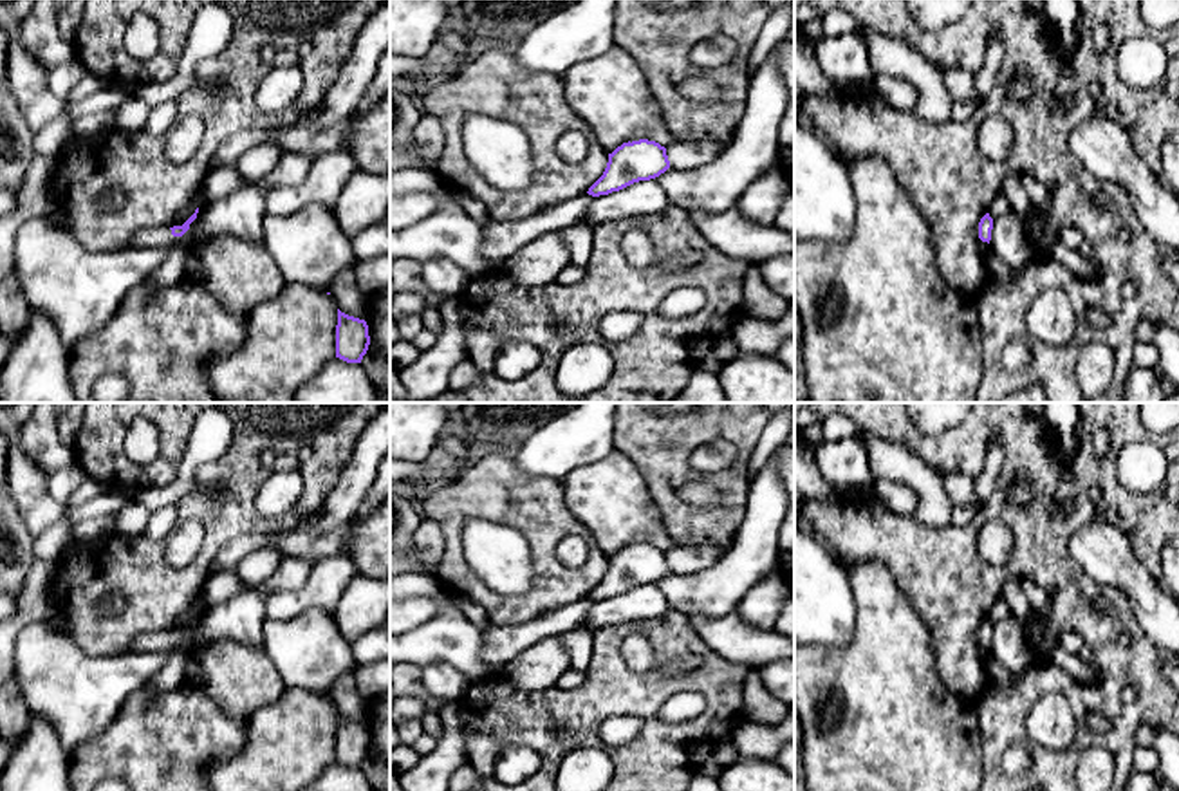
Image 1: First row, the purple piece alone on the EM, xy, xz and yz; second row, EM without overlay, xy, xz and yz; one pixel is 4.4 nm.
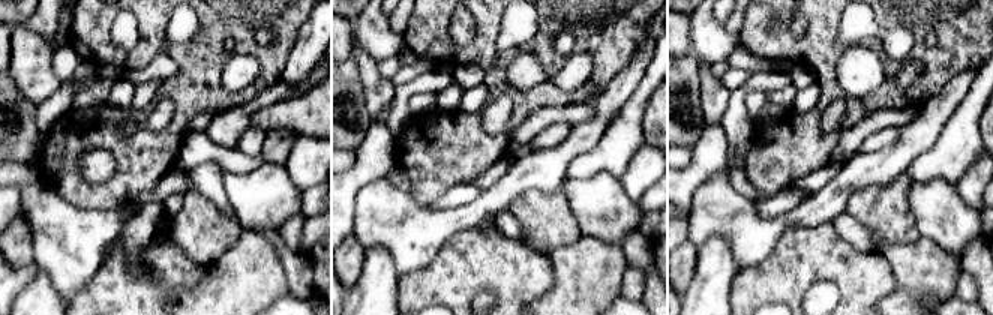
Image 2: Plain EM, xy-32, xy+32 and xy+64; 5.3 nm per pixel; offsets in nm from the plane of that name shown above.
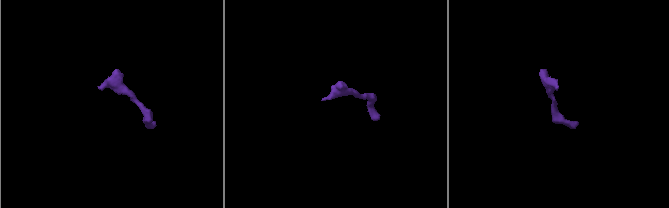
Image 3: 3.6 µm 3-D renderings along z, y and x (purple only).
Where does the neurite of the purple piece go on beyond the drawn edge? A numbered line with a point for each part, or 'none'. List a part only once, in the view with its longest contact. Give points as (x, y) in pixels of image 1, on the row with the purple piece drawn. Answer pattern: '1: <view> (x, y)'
1: xy (154, 237)

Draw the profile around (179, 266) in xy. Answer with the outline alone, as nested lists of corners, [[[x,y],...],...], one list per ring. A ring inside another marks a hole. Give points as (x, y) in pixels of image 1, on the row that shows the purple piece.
[[[206,242],[191,249],[190,253],[179,247],[172,249],[170,255],[161,262],[161,265],[144,278],[144,282],[152,284],[159,291],[184,280],[191,284],[202,284],[204,267],[200,262],[200,249],[204,247],[204,244]]]

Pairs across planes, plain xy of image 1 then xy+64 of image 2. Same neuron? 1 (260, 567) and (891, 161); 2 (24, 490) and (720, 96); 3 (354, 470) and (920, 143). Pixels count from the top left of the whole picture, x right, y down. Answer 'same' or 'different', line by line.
1: different
2: same
3: same

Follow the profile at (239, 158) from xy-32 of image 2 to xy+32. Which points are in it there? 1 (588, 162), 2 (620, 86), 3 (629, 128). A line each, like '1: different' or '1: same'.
1: same
2: different
3: same

